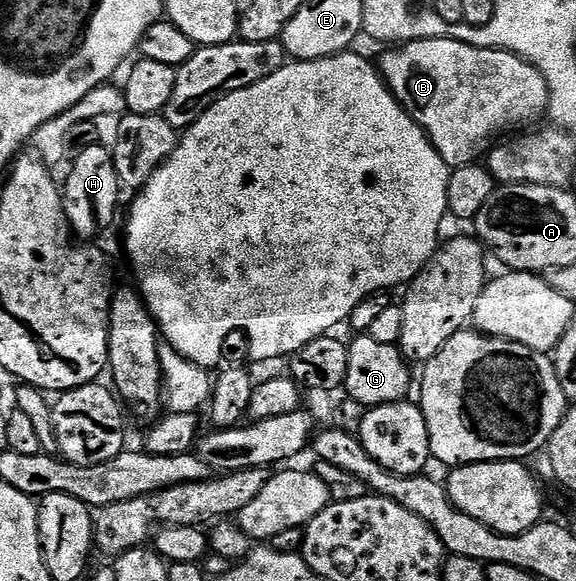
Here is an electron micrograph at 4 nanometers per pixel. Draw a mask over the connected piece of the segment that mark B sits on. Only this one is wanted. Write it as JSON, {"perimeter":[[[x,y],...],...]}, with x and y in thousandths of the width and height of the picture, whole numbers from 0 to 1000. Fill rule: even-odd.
{"perimeter":[[[710,69],[703,76],[681,81],[672,86],[660,103],[655,103],[655,115],[672,146],[684,162],[693,181],[705,189],[714,201],[727,212],[727,219],[741,229],[741,236],[748,239],[748,248],[759,258],[759,265],[766,265],[766,272],[776,281],[778,291],[788,293],[806,289],[811,282],[823,282],[833,272],[844,270],[852,260],[856,250],[868,238],[878,236],[882,231],[892,229],[896,224],[913,222],[927,207],[936,207],[951,198],[950,177],[953,176],[953,155],[941,124],[922,110],[906,96],[898,96],[891,90],[872,90],[868,83],[830,83],[819,76],[807,72],[793,72],[792,69]]]}

